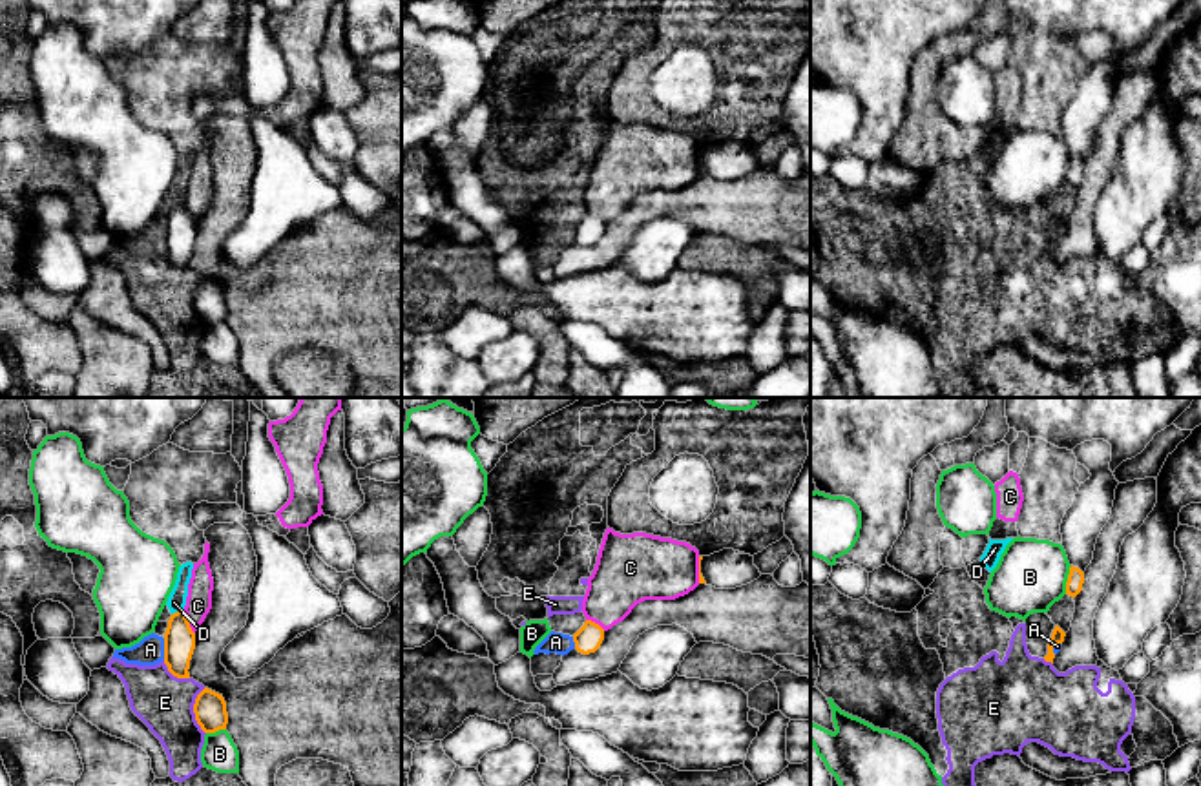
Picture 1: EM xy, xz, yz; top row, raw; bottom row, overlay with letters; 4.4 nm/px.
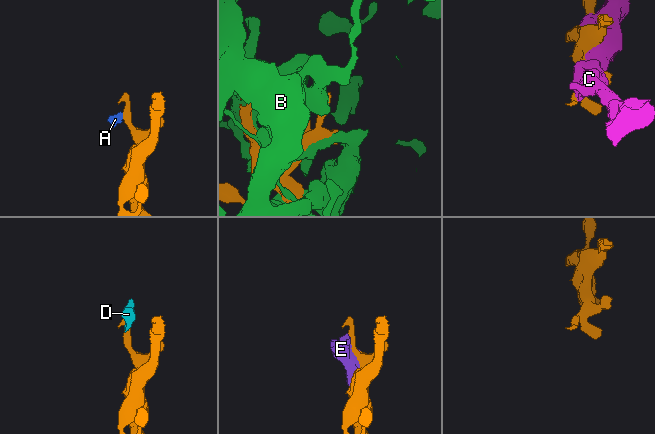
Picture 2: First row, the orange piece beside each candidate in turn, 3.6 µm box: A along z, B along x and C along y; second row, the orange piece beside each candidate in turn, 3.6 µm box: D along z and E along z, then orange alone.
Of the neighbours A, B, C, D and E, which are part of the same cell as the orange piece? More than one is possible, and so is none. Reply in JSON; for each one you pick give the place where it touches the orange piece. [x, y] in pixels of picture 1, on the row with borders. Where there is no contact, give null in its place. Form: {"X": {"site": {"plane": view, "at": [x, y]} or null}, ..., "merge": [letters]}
{"merge": []}

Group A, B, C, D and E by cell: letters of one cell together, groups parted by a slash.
A D E / B / C

